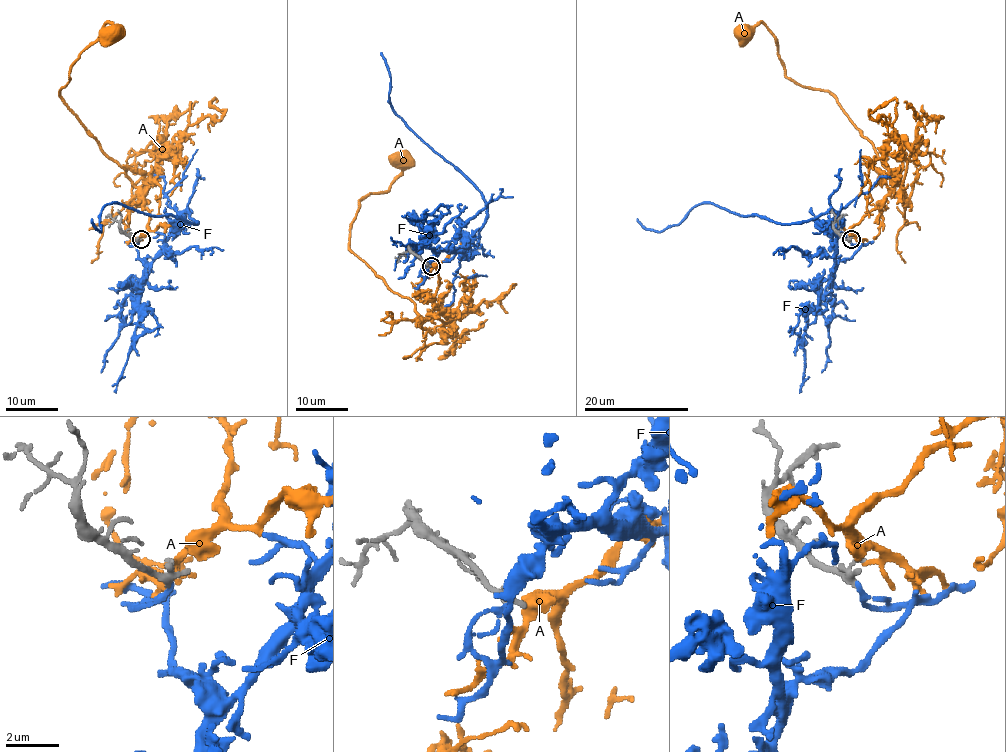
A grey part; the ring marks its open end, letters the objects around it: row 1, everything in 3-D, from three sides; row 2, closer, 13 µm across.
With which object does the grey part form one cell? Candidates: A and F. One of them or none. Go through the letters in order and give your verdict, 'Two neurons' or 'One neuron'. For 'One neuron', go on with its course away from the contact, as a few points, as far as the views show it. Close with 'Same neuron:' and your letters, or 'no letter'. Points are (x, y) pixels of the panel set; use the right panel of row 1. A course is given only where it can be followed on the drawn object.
A: Two neurons
F: Two neurons
Same neuron: no letter

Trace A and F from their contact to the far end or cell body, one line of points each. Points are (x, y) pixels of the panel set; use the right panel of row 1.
A: (852, 237), (851, 229), (902, 184), (828, 91), (787, 77), (777, 39), (761, 22), (744, 27), (744, 35)
F: (850, 240), (862, 246), (835, 263), (833, 212), (775, 223), (701, 203), (660, 231), (637, 218)

